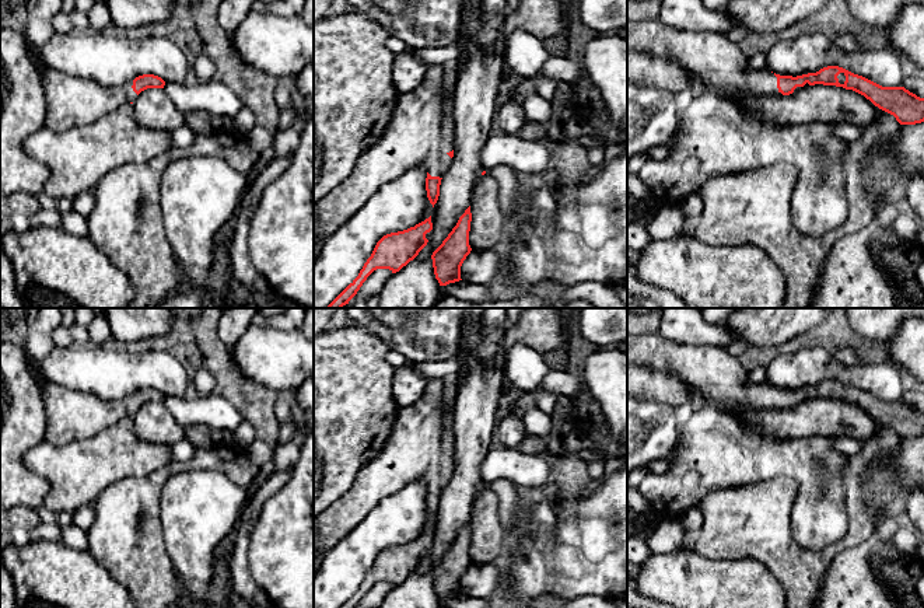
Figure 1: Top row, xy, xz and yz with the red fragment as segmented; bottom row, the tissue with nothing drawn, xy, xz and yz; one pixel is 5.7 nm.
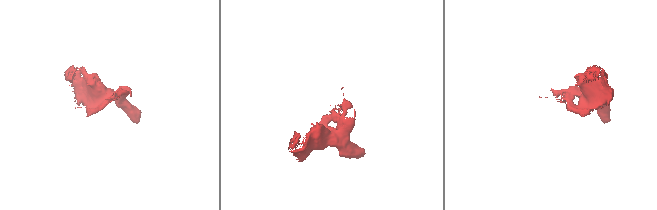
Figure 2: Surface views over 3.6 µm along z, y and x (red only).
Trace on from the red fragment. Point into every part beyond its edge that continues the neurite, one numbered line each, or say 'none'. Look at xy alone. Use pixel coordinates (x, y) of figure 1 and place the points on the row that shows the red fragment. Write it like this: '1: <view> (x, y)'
1: xy (70, 101)

